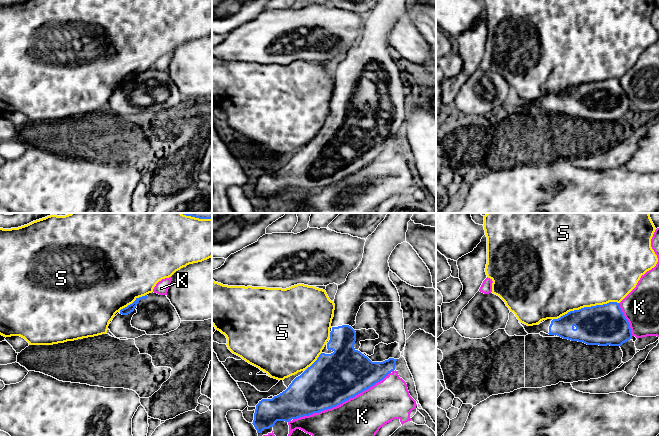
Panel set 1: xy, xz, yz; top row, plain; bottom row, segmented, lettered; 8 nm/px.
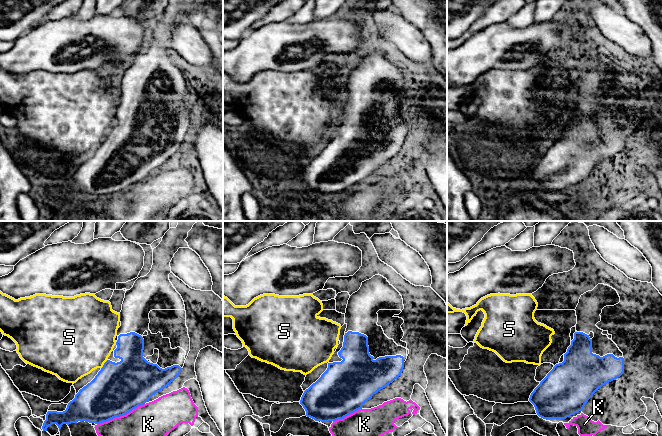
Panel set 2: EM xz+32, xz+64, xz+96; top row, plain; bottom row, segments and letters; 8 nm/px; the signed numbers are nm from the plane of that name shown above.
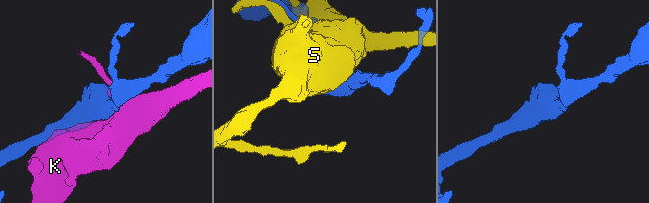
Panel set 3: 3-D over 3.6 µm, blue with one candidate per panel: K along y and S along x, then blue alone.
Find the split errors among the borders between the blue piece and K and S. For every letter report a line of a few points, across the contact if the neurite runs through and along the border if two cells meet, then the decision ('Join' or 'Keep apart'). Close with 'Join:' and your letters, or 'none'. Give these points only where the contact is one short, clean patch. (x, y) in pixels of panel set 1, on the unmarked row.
K: Keep apart
S: Keep apart
Join: none

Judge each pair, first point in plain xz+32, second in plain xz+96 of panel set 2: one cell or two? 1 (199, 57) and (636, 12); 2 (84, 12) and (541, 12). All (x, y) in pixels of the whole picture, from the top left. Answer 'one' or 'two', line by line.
1: two
2: two

